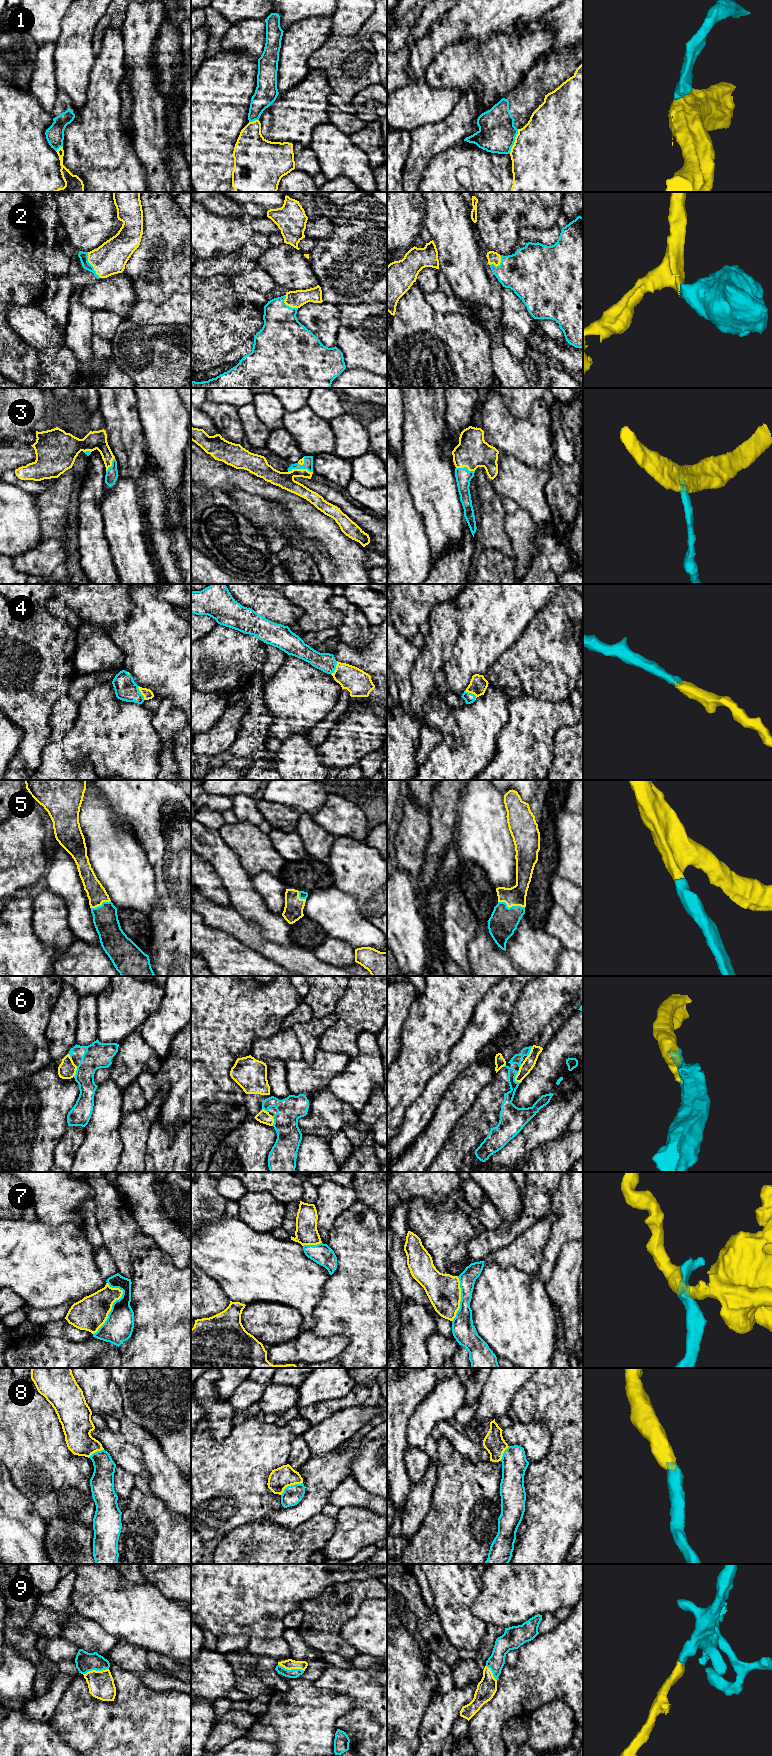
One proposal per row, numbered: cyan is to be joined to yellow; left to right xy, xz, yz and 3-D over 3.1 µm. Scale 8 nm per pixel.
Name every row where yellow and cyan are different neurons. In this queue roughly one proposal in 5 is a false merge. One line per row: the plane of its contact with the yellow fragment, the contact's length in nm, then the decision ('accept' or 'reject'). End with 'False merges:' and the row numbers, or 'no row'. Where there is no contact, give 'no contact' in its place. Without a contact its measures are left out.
1: yz | 220 nm | reject
2: xy | 240 nm | accept
3: xz | 200 nm | accept
4: xz | 120 nm | accept
5: yz | 220 nm | accept
6: yz | 110 nm | reject
7: xy | 440 nm | reject
8: xz | 200 nm | accept
9: xy | 220 nm | accept
False merges: 1, 6, 7

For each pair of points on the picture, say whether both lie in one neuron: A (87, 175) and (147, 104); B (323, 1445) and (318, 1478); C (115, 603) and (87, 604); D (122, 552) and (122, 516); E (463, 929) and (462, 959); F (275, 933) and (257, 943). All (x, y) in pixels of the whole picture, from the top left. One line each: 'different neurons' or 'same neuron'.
A: different neurons
B: different neurons
C: same neuron
D: same neuron
E: same neuron
F: different neurons

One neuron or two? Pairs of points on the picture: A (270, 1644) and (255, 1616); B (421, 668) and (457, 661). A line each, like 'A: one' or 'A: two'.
A: two
B: two

